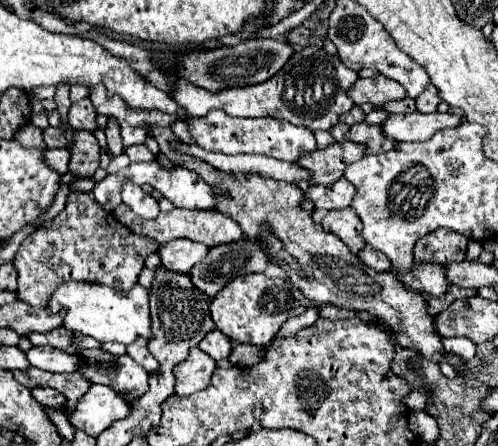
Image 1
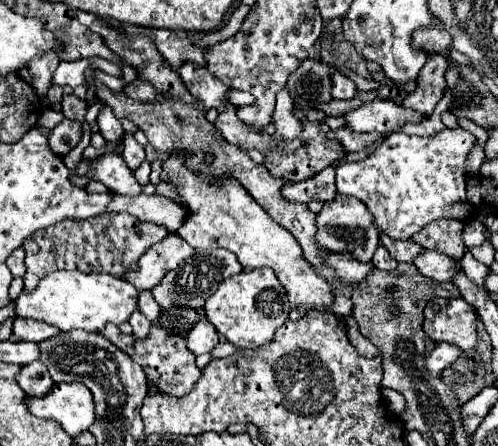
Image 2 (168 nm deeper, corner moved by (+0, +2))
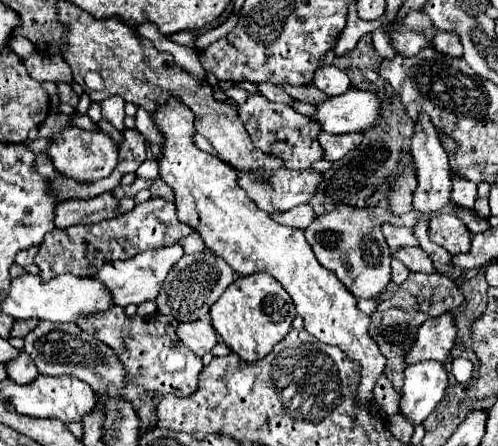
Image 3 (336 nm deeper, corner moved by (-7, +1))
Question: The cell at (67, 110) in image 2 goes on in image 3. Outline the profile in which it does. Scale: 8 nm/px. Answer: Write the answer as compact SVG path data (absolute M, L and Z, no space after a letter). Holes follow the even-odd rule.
M57 83L57 97L61 103L69 103L73 107L79 103L79 95L67 83Z

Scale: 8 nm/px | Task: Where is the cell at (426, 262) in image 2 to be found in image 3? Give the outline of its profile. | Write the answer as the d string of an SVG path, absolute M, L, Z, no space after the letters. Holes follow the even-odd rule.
M403 247L399 251L393 251L393 257L399 259L409 271L417 273L433 273L433 263L425 251L419 247Z

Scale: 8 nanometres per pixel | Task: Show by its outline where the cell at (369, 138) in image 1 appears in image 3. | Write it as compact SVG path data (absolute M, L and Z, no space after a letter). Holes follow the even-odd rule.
M321 131L319 133L319 145L323 149L323 159L337 161L345 157L349 151L353 151L361 143L361 133L345 133L345 135L331 135Z

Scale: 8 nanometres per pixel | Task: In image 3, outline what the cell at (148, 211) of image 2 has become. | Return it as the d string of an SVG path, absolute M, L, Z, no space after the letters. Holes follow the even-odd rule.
M103 193L91 199L67 199L55 207L55 227L65 229L71 225L91 225L115 217L117 199Z

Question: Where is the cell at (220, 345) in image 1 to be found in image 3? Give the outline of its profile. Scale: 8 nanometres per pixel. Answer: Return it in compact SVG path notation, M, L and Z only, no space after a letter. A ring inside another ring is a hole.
M199 319L199 321L191 321L191 323L179 323L177 325L177 337L197 357L203 357L205 353L209 353L217 345L215 329L213 329L211 321L207 321L207 319Z

